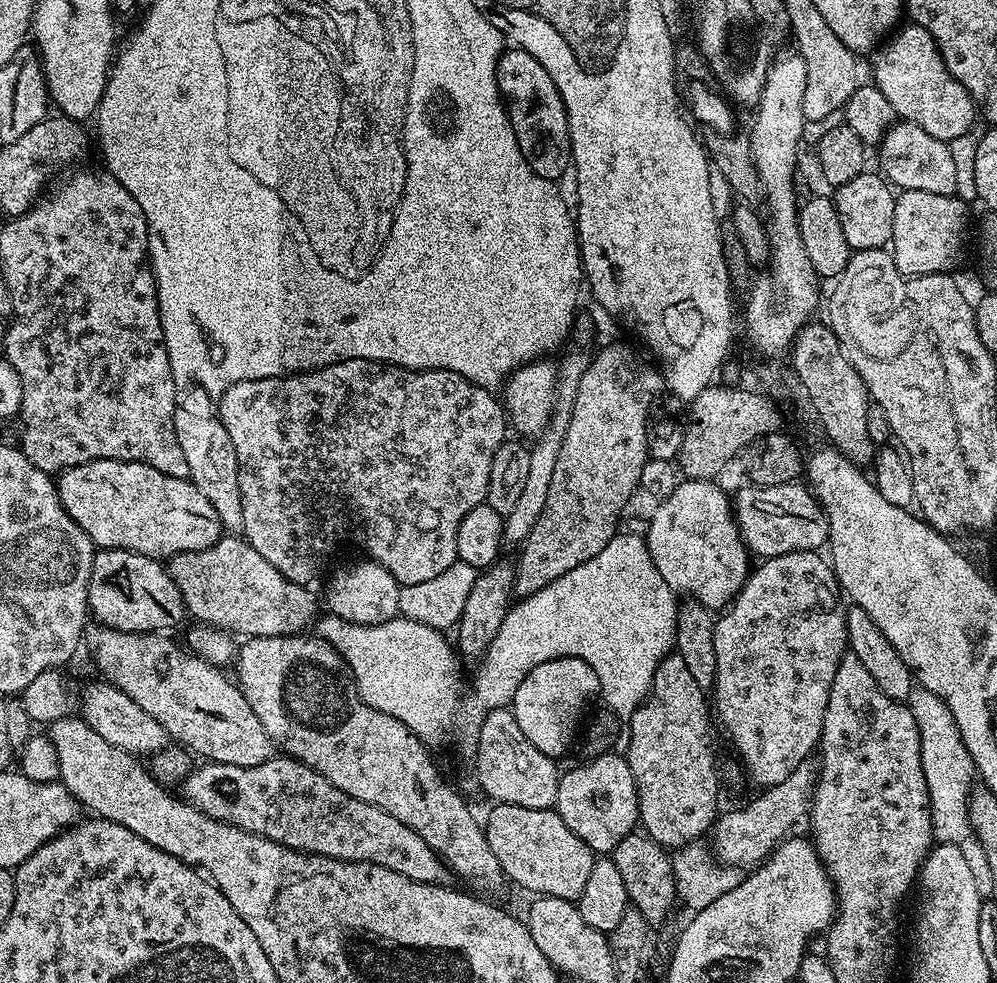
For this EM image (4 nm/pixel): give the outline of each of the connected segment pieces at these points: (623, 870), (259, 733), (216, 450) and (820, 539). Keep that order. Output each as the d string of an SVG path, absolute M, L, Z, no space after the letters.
M635 831L618 842L610 858L614 866L618 866L618 874L622 874L631 907L638 909L648 924L659 926L671 914L672 907L678 904L669 853L647 834Z
M92 622L87 625L86 631L82 637L83 647L88 647L88 652L92 655L92 660L96 663L96 668L101 672L103 679L109 684L113 684L118 690L122 690L122 694L126 694L126 698L134 698L134 702L138 702L138 706L142 706L142 710L146 710L146 714L150 714L150 718L154 718L154 722L158 722L168 731L169 737L177 745L183 746L189 753L204 756L205 761L214 764L229 764L230 766L262 766L262 762L272 759L274 755L274 745L270 734L266 734L266 730L262 727L262 722L258 722L258 714L254 714L254 710L250 710L250 702L246 702L246 698L242 694L239 683L231 675L228 676L223 667L214 665L203 656L195 651L187 652L184 648L179 648L174 641L171 640L171 635L161 634L159 632L123 632L117 628L110 628L103 622Z
M198 386L187 389L188 392L176 401L176 413L174 414L174 434L178 434L178 446L182 446L182 455L186 458L186 466L190 466L188 479L202 495L214 506L218 513L221 529L236 534L243 529L242 520L242 490L238 488L238 458L234 454L234 446L230 442L230 434L226 434L226 426L220 421L217 401L206 390Z
M800 482L779 484L778 486L759 486L740 488L734 492L734 515L741 538L749 553L756 558L781 556L791 552L815 552L828 543L828 522L824 519L824 508L812 494L811 488Z

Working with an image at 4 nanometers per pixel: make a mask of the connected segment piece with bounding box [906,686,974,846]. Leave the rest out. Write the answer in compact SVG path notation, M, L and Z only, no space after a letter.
M913 687L906 703L914 714L914 722L918 722L922 774L926 778L926 790L930 798L932 839L936 844L967 845L968 836L970 840L973 835L968 797L974 791L974 765L972 755L962 742L958 722L954 722L954 714L950 714L947 702L925 688Z

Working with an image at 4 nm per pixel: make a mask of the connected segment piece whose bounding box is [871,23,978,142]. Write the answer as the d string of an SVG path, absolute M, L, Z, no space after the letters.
M909 23L907 27L901 27L887 41L888 45L885 43L875 49L871 57L871 79L876 88L886 94L886 102L890 102L901 121L922 126L922 130L926 130L926 134L934 134L934 138L953 142L959 136L966 135L968 127L978 120L976 103L946 70L946 62L942 62L942 54L932 35L914 23Z

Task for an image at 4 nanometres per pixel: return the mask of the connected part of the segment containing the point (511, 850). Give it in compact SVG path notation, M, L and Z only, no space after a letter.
M513 804L491 805L488 824L483 825L486 842L498 858L505 877L536 896L553 896L579 901L590 878L594 854L552 808L527 808Z

